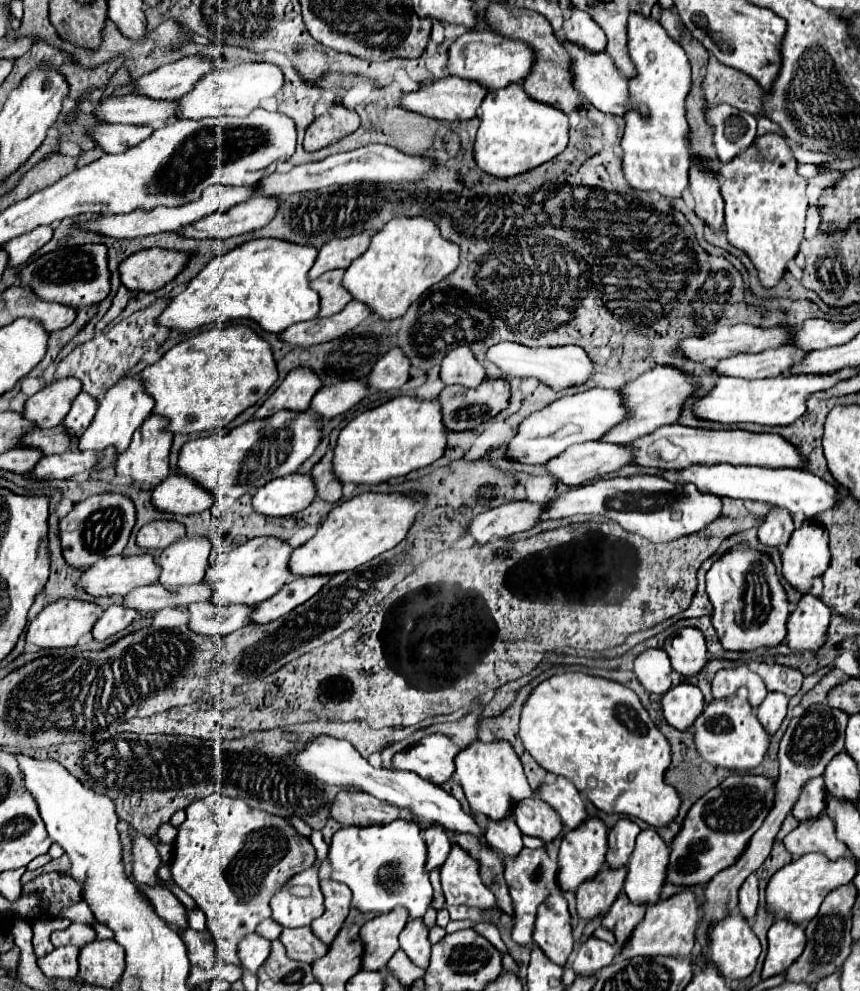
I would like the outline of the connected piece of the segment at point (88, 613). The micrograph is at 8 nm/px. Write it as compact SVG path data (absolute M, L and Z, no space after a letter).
M57 599L55 603L49 603L43 607L43 611L31 621L31 625L27 627L27 641L35 643L37 647L73 647L77 645L79 637L83 637L85 633L91 631L91 627L95 625L95 621L101 617L103 609L93 603L93 601L81 601L81 599Z

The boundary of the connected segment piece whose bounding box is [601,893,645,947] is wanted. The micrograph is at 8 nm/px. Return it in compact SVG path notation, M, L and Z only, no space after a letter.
M621 893L613 903L613 907L609 909L609 913L605 915L601 925L615 933L617 945L621 947L629 939L635 925L643 919L643 915L645 915L645 905L633 903L631 899L627 899L625 893Z

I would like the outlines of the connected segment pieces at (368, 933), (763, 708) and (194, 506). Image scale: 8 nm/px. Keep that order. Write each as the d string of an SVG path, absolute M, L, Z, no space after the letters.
M395 907L385 915L377 915L369 919L361 927L361 941L363 941L363 957L361 969L365 971L381 971L393 953L399 949L399 933L405 927L409 913L403 907Z
M769 691L767 697L763 699L763 703L757 707L757 717L771 735L779 729L783 717L787 713L787 701L789 701L787 695Z
M173 471L165 483L159 483L153 491L153 505L161 511L171 513L201 513L209 507L213 507L217 499L205 491L205 487L197 487L191 483L191 479L185 479L185 475L177 475Z

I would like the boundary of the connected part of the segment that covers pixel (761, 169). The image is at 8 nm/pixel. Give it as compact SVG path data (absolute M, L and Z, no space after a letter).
M765 133L745 149L741 159L733 159L719 167L721 195L725 199L725 229L733 247L743 249L755 267L765 287L777 285L787 269L787 261L799 251L805 229L807 211L807 181L797 173L797 161L785 137Z

